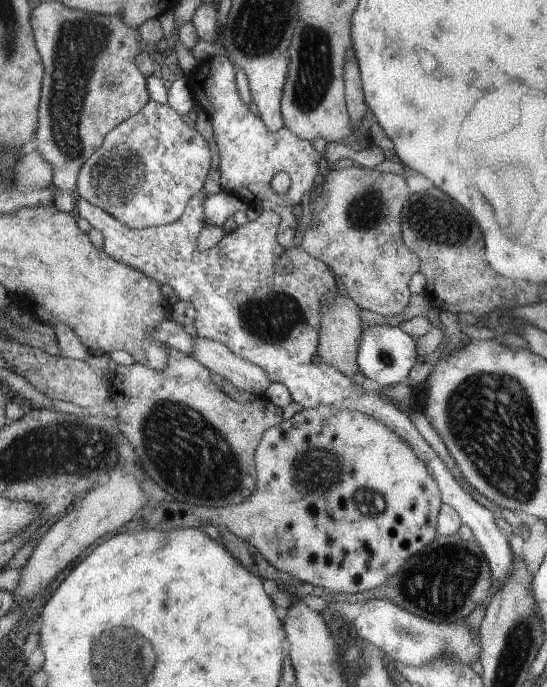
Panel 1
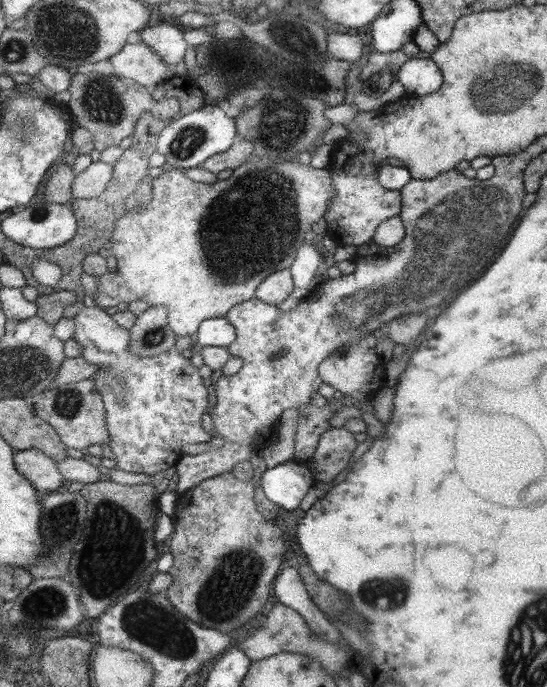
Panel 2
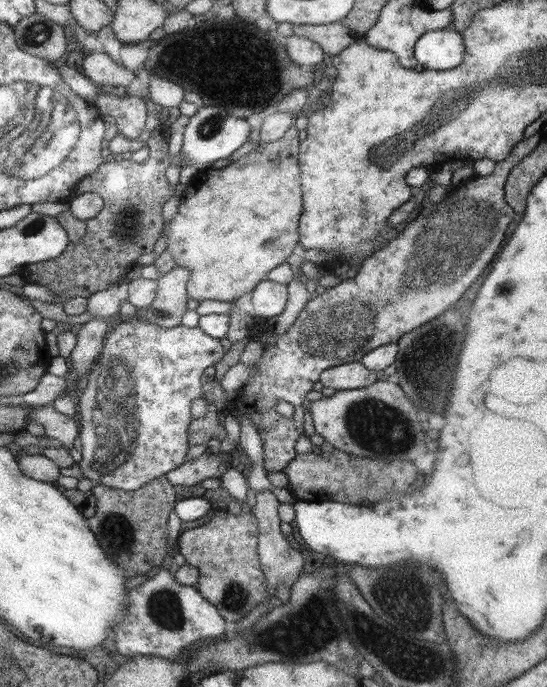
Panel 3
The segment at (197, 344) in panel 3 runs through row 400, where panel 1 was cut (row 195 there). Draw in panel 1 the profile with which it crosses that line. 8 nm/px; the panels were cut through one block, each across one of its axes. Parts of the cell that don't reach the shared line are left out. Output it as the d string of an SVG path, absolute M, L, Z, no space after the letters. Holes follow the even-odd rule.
M151 100L137 114L113 128L102 141L102 147L83 164L78 172L74 195L102 209L132 230L171 224L182 216L193 196L201 192L206 182L205 174L210 172L209 148L202 134L195 132L191 126L185 126L173 108Z

